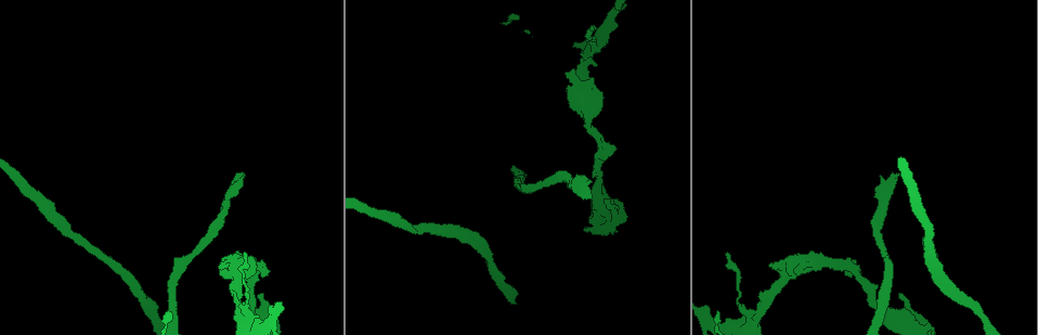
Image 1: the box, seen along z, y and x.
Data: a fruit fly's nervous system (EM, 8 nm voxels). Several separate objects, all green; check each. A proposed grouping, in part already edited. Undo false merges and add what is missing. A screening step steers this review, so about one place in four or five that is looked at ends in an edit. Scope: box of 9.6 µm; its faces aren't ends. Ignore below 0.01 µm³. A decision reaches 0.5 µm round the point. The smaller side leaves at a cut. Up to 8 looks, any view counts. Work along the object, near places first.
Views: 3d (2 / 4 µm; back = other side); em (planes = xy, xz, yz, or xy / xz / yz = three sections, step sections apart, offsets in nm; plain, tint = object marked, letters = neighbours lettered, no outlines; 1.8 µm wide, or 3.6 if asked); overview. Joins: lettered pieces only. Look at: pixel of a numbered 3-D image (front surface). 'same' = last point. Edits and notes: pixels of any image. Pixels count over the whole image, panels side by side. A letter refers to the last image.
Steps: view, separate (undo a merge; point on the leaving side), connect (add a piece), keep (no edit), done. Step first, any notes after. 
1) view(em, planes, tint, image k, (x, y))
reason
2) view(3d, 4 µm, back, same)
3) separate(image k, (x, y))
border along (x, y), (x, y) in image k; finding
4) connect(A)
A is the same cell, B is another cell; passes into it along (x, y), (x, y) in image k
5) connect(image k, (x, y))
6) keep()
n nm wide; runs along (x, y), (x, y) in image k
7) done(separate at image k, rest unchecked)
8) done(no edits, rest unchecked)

view(3d, 2 µm, image 1, (585, 90))
branch point

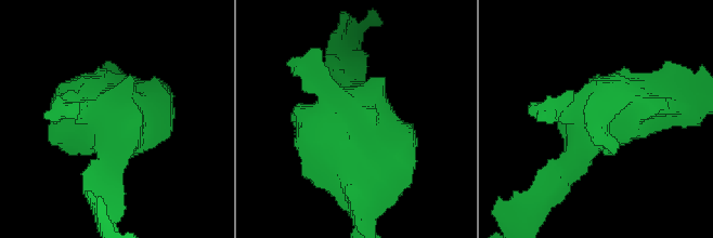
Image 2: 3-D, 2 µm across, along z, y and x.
view(em, xz, step 16, tint, image 2, (605, 111))
now the EM

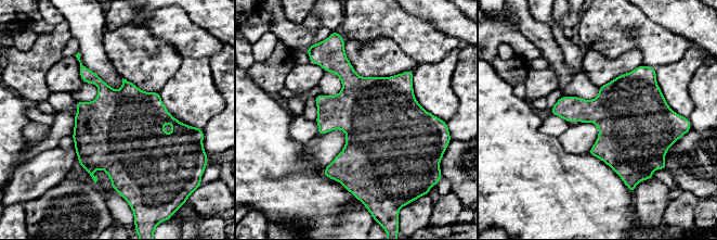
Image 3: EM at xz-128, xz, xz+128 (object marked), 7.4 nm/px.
view(em, planes, letters, same)

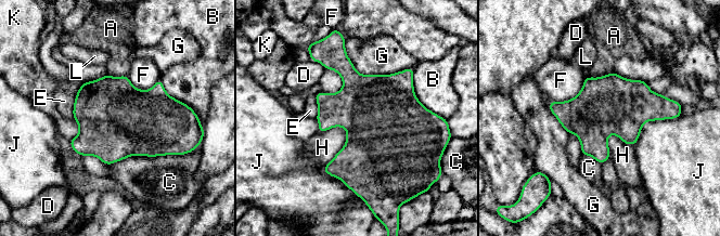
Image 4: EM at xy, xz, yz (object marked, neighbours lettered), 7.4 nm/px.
keep()
A, B, C, D, E, F, G, H, J, K and L are other cells; border along (343, 127), (346, 142), (325, 165) in image 4; continuous, no second neuron

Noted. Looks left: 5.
view(em, planes, letters, image 1, (853, 269))
a fork

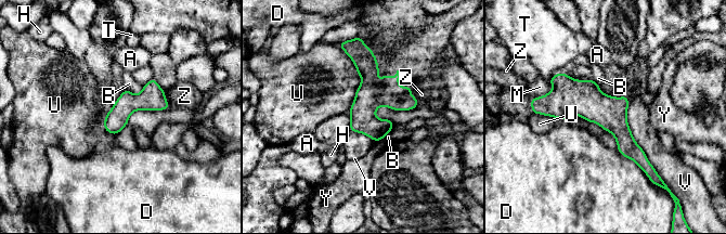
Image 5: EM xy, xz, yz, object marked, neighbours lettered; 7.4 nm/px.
keep()
170 nm wide; A, B, D, H, M, T, U, V, Y and Z are other cells; border along (337, 43), (351, 60), (358, 73) in image 5; all the same neuron

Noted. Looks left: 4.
view(3d, 4 µm, image 1, (899, 316))
branch point

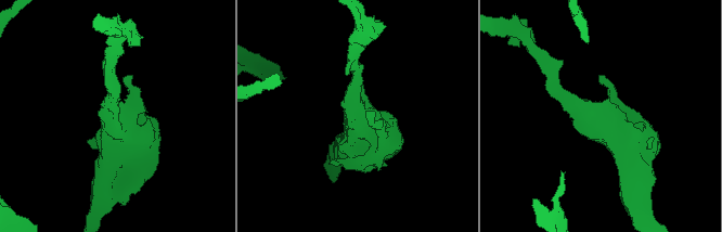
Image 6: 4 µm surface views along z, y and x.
view(em, 3.6 µm, xz, step 4, tint, image 6, (596, 118))

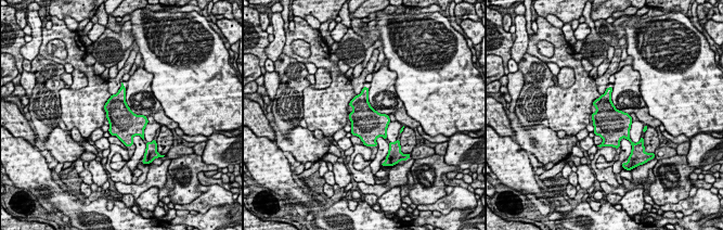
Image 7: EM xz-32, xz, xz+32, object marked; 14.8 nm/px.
view(em, 3.6 µm, planes, letters, same)
cut it another way

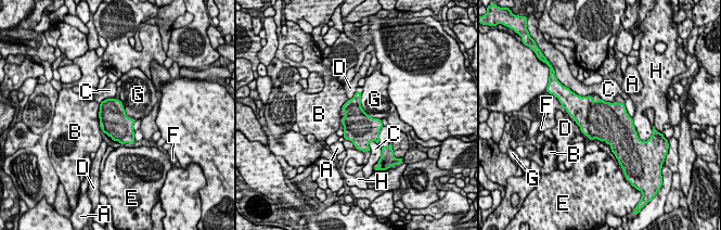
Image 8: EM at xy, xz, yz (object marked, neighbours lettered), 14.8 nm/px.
keep()
A, B, C, D, E, F, G and H are other cells; all the same neuron

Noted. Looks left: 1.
done(no edits, rest unchecked)

